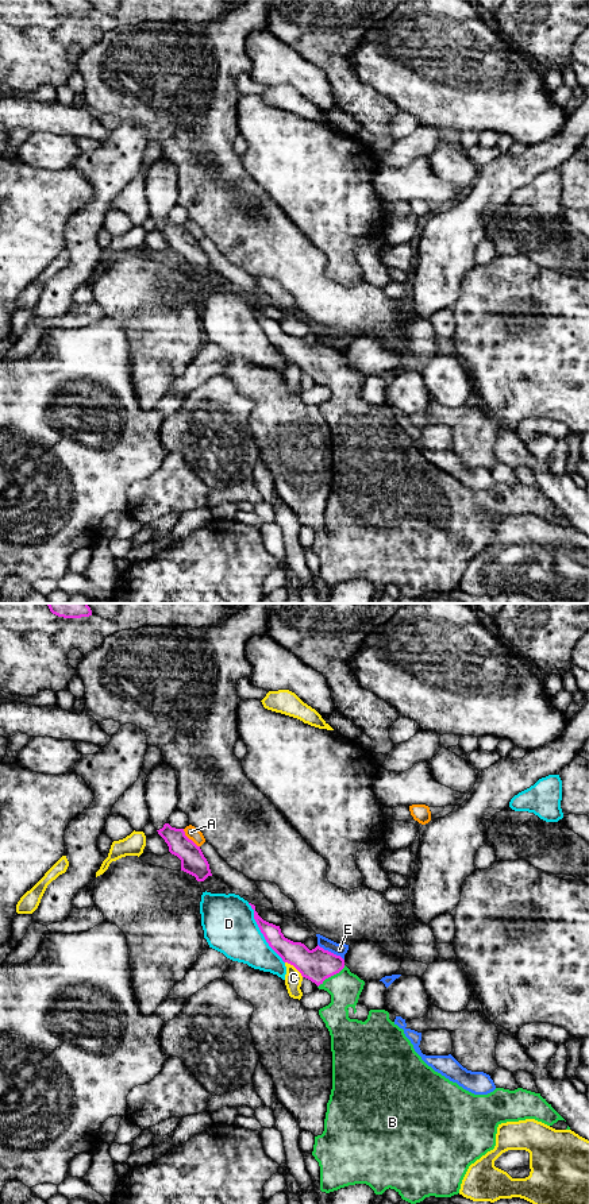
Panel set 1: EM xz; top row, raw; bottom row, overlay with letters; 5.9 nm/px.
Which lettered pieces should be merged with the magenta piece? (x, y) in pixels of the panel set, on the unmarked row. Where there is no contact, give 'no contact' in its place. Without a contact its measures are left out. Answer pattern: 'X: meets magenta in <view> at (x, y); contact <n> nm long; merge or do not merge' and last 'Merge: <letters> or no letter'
A: meets magenta in xz at (188, 234); contact 150 nm long; do not merge
B: meets magenta in xz at (331, 370); contact 220 nm long; merge
C: meets magenta in xz at (295, 362); contact 140 nm long; do not merge
D: meets magenta in xz at (261, 327); contact 420 nm long; do not merge
E: meets magenta in xz at (330, 347); contact 190 nm long; do not merge
Merge: B

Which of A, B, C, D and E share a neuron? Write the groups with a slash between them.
A / B / C / D / E

